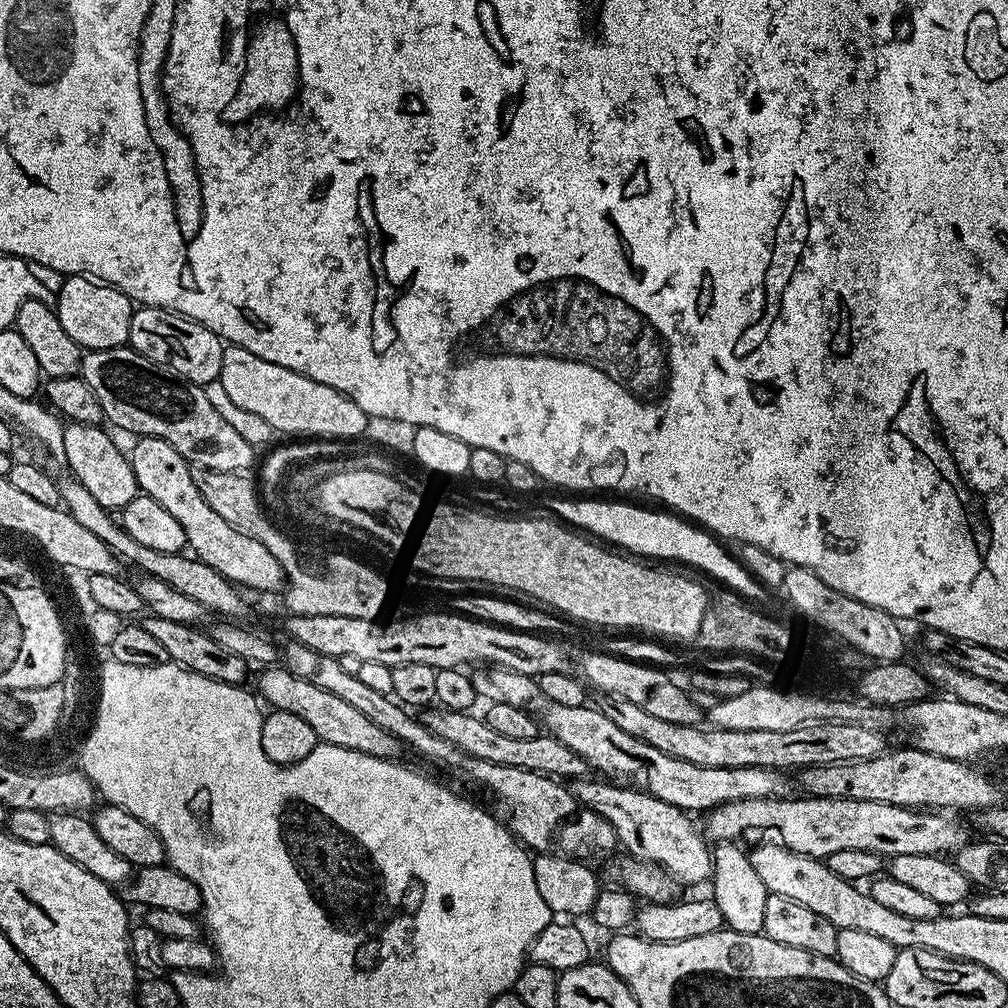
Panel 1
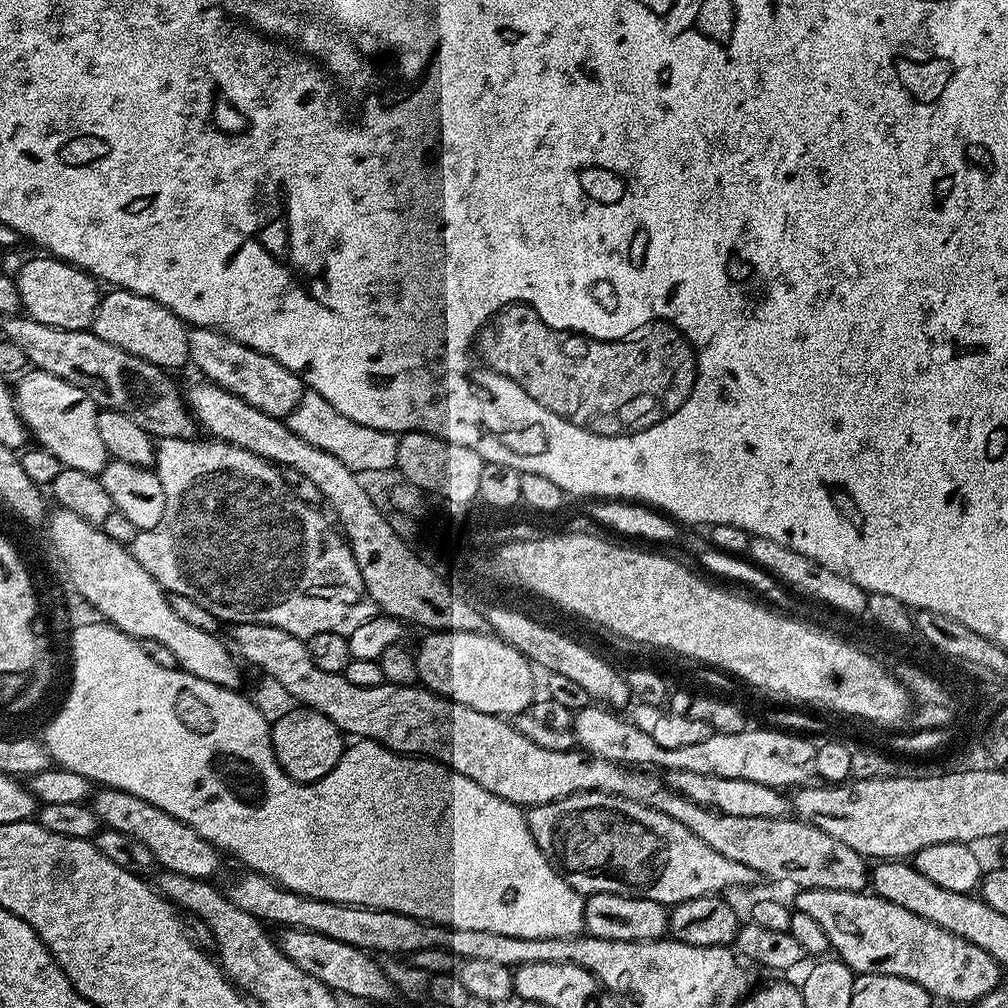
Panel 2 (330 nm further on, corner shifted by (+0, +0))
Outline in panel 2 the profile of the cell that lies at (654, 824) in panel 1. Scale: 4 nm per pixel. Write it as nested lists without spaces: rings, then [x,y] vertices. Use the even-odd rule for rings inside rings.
[[[801,888],[795,893],[795,911],[810,914],[822,930],[826,930],[829,945],[853,973],[882,974],[906,978],[928,991],[929,996],[957,1000],[960,1004],[978,1002],[1002,979],[1001,965],[986,950],[886,902],[881,896],[846,890]]]

